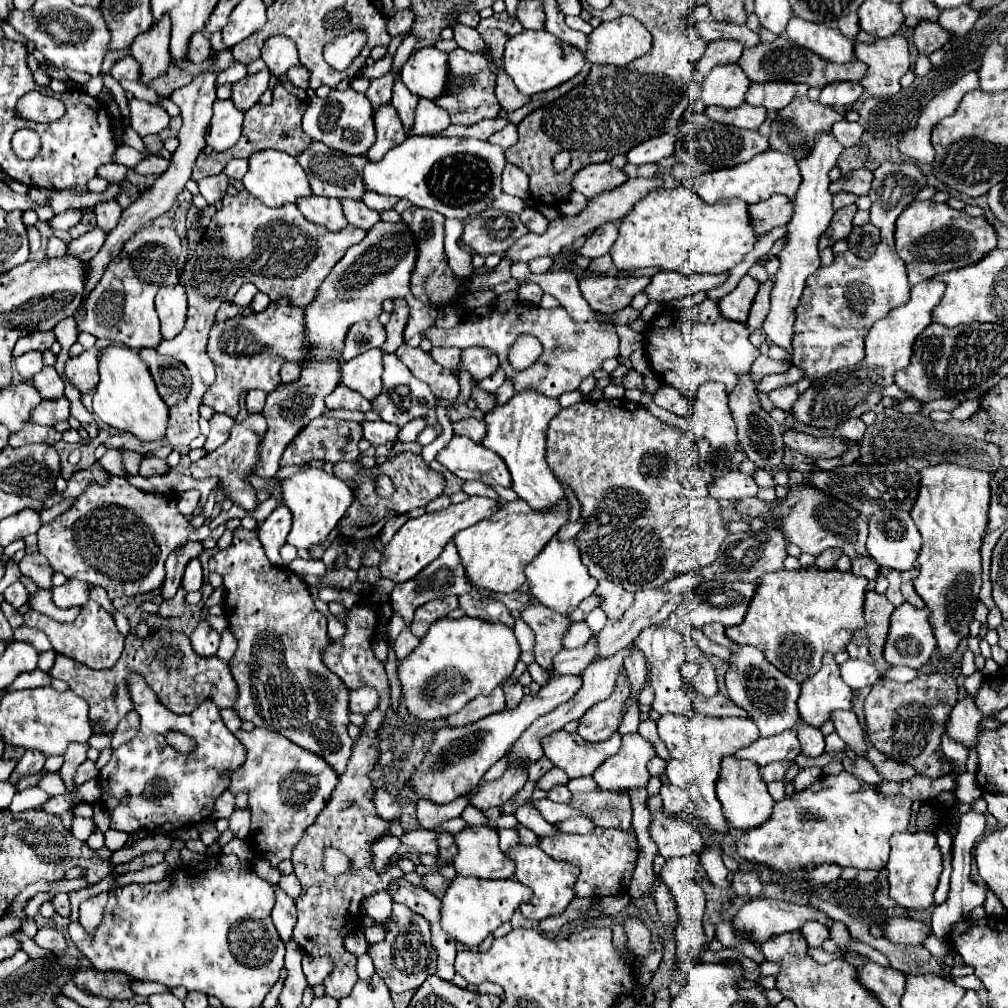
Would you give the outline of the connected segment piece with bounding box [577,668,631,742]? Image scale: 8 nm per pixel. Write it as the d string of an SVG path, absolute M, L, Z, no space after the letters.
M621 668L613 694L607 700L593 704L579 720L579 728L577 728L579 736L587 742L603 742L613 732L617 732L623 720L625 700L629 698L629 692L631 692L631 684L625 674L625 668Z

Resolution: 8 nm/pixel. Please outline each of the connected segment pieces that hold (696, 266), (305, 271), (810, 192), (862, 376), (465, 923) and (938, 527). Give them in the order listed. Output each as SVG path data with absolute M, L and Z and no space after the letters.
M677 184L675 188L659 188L649 192L637 206L631 210L629 216L623 218L619 228L619 238L611 248L611 258L617 270L637 270L645 266L657 266L661 270L677 270L683 274L697 274L697 272L711 272L719 274L725 270L735 268L743 256L755 246L757 238L747 218L747 204L741 200L721 200L717 204L705 204L691 188Z
M247 190L235 194L235 196L225 196L225 204L221 210L215 212L215 216L211 218L209 226L203 232L201 242L195 246L195 254L185 262L185 268L181 272L181 284L185 286L187 292L187 300L189 300L189 310L187 310L187 322L185 328L171 340L161 340L155 350L157 354L165 354L165 356L175 356L177 360L181 360L191 378L193 378L193 386L191 392L187 396L185 402L179 402L177 406L169 408L169 432L193 432L193 438L199 436L199 406L201 406L201 398L205 394L205 390L213 384L215 378L215 368L211 358L205 354L205 342L209 336L209 328L215 322L215 314L219 310L219 306L223 302L233 300L235 292L245 284L251 282L259 288L259 292L265 292L273 302L287 298L289 306L305 306L313 300L319 284L323 282L323 278L329 274L329 270L343 258L345 250L357 242L361 242L365 238L365 230L357 228L357 226L345 226L345 230L339 232L331 232L325 226L317 226L307 222L301 212L297 210L295 204L285 204L281 208L267 208L263 202L257 202L257 198L253 198Z
M821 134L817 136L813 154L809 154L809 158L803 158L799 162L801 168L801 188L797 198L793 200L795 208L793 208L793 218L787 224L787 234L785 238L785 246L783 250L777 254L777 260L781 262L779 270L775 272L773 280L773 290L771 290L771 312L767 314L767 320L763 324L763 330L767 332L769 340L777 346L781 346L783 350L789 352L789 362L791 362L791 340L793 340L793 326L795 326L795 310L799 306L799 298L805 286L805 280L809 274L813 274L819 268L819 250L817 250L817 242L821 238L821 234L829 228L831 218L833 218L833 208L831 208L831 194L829 194L829 170L835 166L837 156L841 154L843 146L839 142L835 142L833 134Z
M935 278L911 286L909 300L899 308L893 308L885 318L877 320L871 326L865 338L865 360L849 368L849 372L837 370L833 374L827 374L825 378L815 380L809 390L795 402L791 414L803 424L811 424L817 428L835 428L837 424L849 418L857 418L863 412L875 408L883 398L883 388L893 382L895 370L909 366L913 342L933 322L933 310L937 302L941 302L945 288L947 284Z
M455 876L441 900L441 926L447 930L459 944L467 948L477 948L495 928L503 922L509 922L513 912L521 902L529 902L531 898L529 886L517 880L483 880L483 878L465 878Z
M927 466L921 472L921 486L917 500L911 508L923 546L917 558L919 576L913 580L917 594L931 610L931 624L935 628L937 648L941 658L949 658L959 640L969 634L973 612L981 588L981 558L979 546L985 536L987 508L989 508L989 482L991 474L967 466Z

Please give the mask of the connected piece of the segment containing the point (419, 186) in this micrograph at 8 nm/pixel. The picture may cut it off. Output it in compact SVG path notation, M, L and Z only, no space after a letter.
M407 136L403 144L391 148L381 160L367 160L363 168L365 188L371 192L405 198L415 206L435 210L445 218L465 218L473 212L483 212L501 194L501 170L505 154L499 146L473 138L447 138L447 136Z

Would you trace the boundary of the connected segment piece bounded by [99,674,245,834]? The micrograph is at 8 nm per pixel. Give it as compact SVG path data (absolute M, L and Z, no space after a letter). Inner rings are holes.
M133 674L133 678L129 678L129 694L133 694L135 710L141 716L139 734L133 740L129 740L127 744L121 744L119 748L115 748L111 754L111 760L101 768L101 774L99 774L99 784L103 788L101 800L103 800L105 808L111 812L111 828L123 830L127 834L133 834L141 828L169 834L173 828L193 826L193 824L203 822L205 818L211 818L213 810L215 810L215 800L229 788L229 782L231 782L229 776L221 778L219 770L233 772L233 770L241 768L245 762L245 746L237 740L237 736L233 732L227 730L227 726L221 720L219 708L213 706L213 702L209 702L209 700L201 702L201 706L197 706L197 710L193 710L191 714L177 716L171 710L165 710L165 706L161 706L161 702L157 702L157 698L153 698L153 690L149 690L149 686L145 686L145 680L139 674ZM179 728L185 734L189 734L191 738L195 738L195 742L197 742L195 752L177 754L165 742L165 734L169 730L179 730ZM159 780L167 782L167 792L163 792L163 794L155 792L155 784Z

